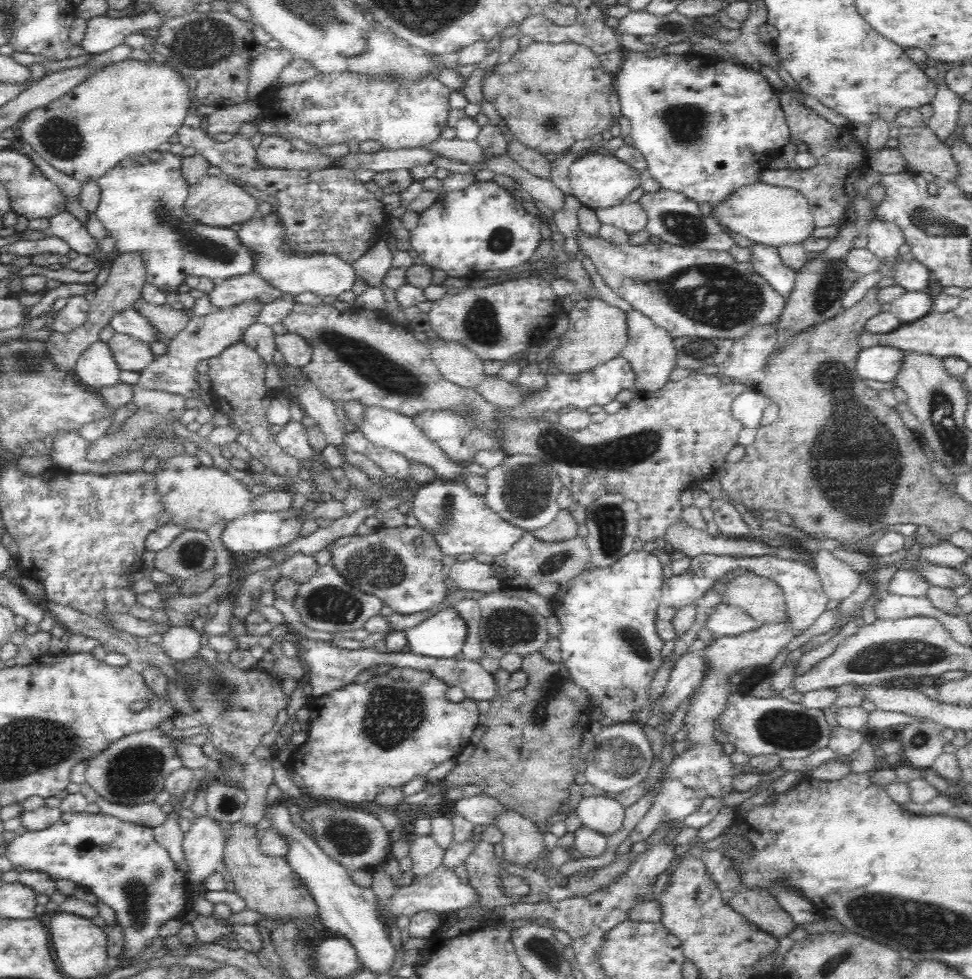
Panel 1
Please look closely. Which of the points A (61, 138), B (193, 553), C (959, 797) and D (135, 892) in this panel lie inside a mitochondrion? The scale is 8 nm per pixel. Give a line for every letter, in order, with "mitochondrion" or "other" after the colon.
A: mitochondrion
B: mitochondrion
C: other
D: mitochondrion

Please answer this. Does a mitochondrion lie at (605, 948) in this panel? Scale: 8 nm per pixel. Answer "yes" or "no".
no

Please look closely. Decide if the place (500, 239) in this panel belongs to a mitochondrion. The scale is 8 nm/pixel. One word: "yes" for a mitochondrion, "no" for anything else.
yes

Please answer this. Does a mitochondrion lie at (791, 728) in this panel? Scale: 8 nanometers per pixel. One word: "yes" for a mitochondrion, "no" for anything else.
yes

